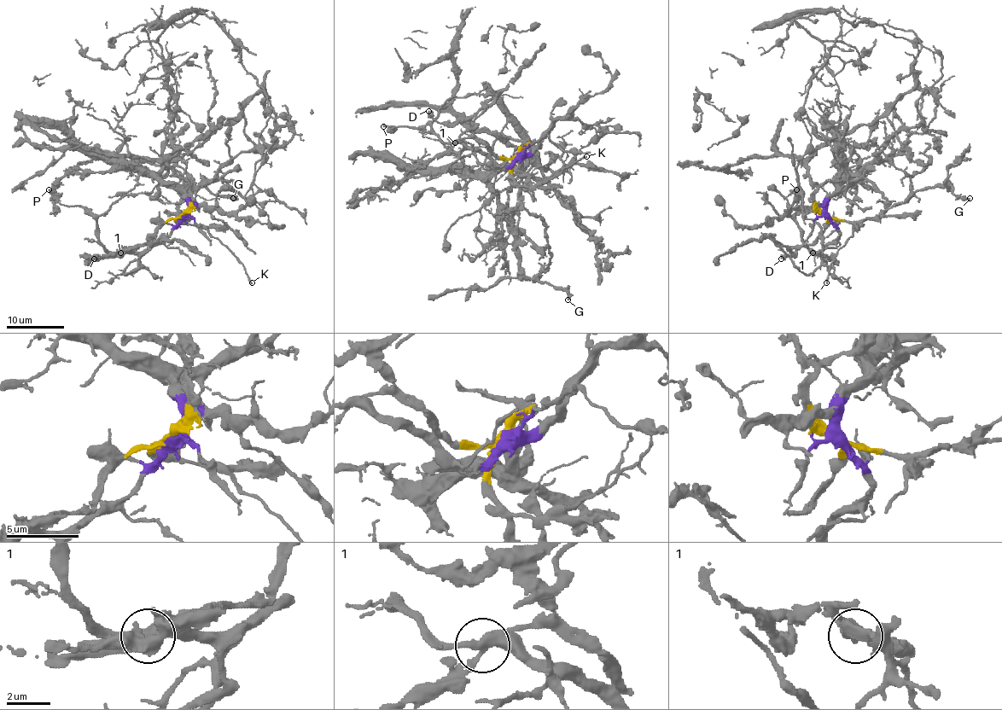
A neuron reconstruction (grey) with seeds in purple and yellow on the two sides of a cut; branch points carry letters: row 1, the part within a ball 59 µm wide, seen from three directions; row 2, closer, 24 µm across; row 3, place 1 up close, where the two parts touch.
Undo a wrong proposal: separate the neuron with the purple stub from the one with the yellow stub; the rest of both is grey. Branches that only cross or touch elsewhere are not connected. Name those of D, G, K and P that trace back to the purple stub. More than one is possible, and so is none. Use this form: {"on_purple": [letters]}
{"on_purple": ["P"]}

